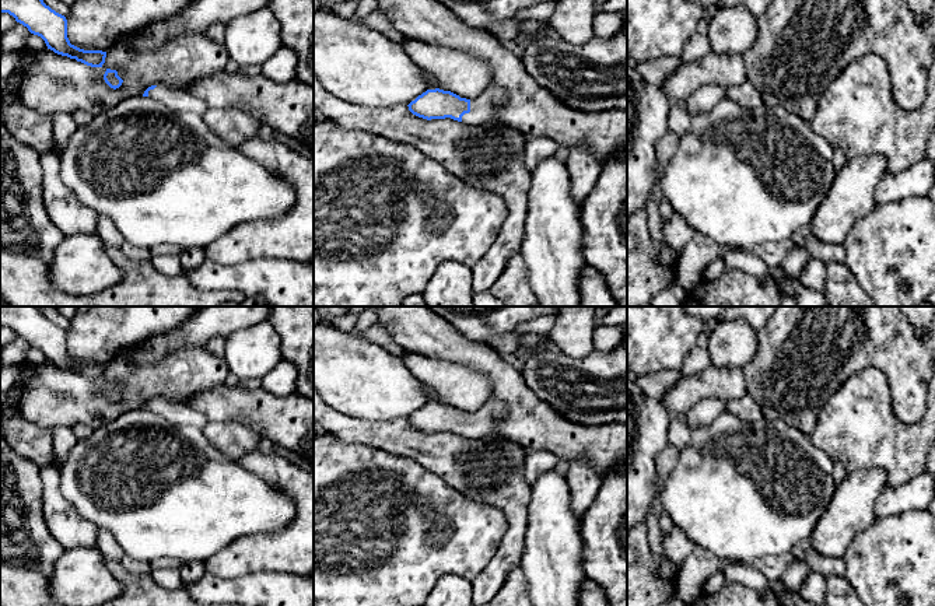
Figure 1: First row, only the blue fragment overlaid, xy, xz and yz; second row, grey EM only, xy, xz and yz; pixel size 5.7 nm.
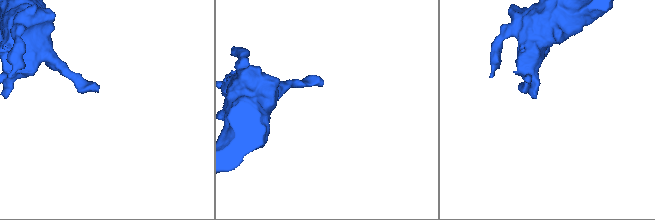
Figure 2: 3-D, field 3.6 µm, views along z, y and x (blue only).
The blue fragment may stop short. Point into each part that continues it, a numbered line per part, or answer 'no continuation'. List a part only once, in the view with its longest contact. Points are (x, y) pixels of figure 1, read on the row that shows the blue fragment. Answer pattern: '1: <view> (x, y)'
1: xz (483, 109)

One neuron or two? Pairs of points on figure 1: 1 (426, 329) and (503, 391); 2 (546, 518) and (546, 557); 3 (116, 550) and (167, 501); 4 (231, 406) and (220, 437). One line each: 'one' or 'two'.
1: one
2: one
3: two
4: two

